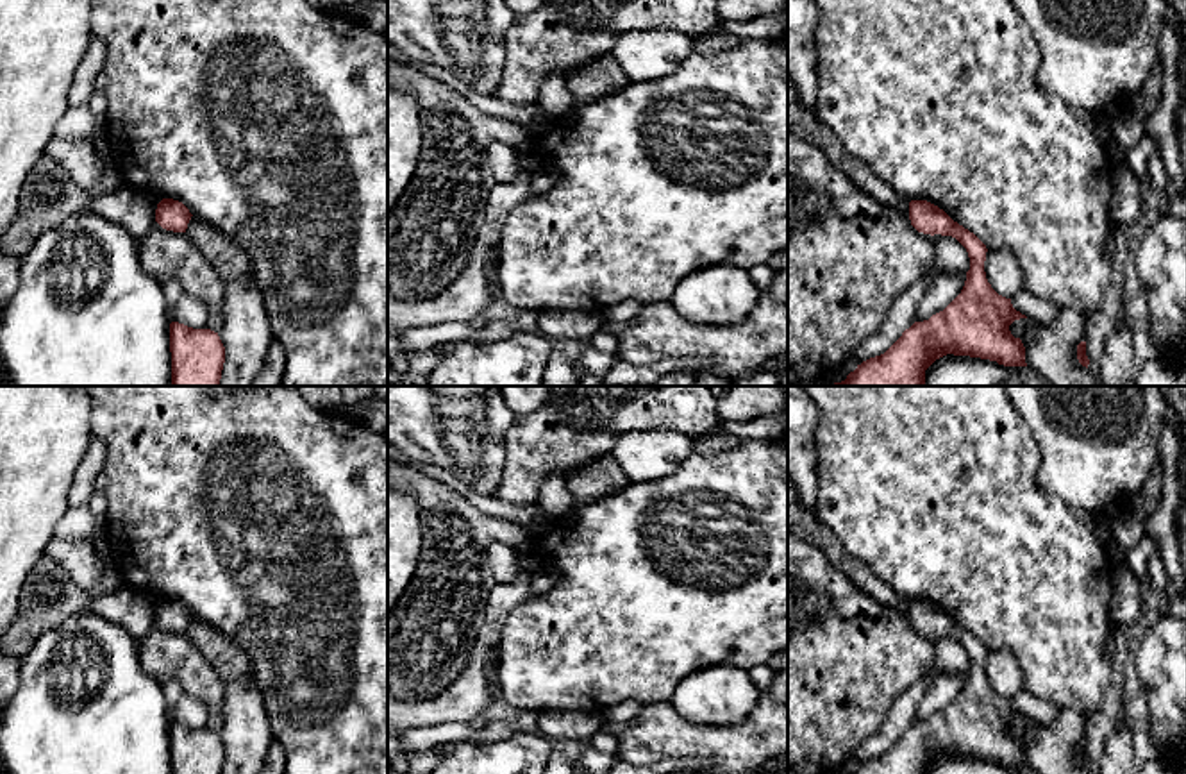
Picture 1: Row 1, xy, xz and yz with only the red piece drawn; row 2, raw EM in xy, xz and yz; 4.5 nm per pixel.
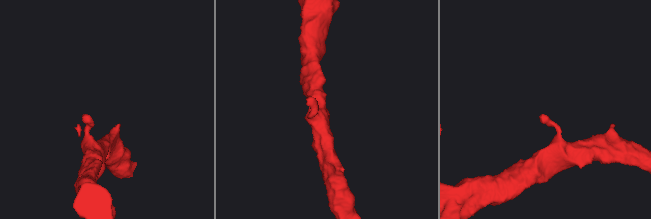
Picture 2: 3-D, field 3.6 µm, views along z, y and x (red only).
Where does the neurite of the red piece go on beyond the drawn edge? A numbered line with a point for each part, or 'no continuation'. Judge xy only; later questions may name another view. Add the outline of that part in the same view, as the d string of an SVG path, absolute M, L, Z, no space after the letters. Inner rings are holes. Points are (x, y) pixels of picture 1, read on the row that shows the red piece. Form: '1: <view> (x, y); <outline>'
no continuation

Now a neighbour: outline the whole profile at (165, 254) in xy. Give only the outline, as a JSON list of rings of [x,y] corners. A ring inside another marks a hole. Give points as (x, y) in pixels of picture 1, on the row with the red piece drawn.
[[[155,222],[138,241],[138,252],[148,275],[161,284],[170,279],[177,281],[184,293],[207,306],[207,329],[214,332],[220,329],[225,282],[184,232],[166,231]]]

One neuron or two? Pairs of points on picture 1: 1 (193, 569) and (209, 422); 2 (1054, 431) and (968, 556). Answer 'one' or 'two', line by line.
1: one
2: two

